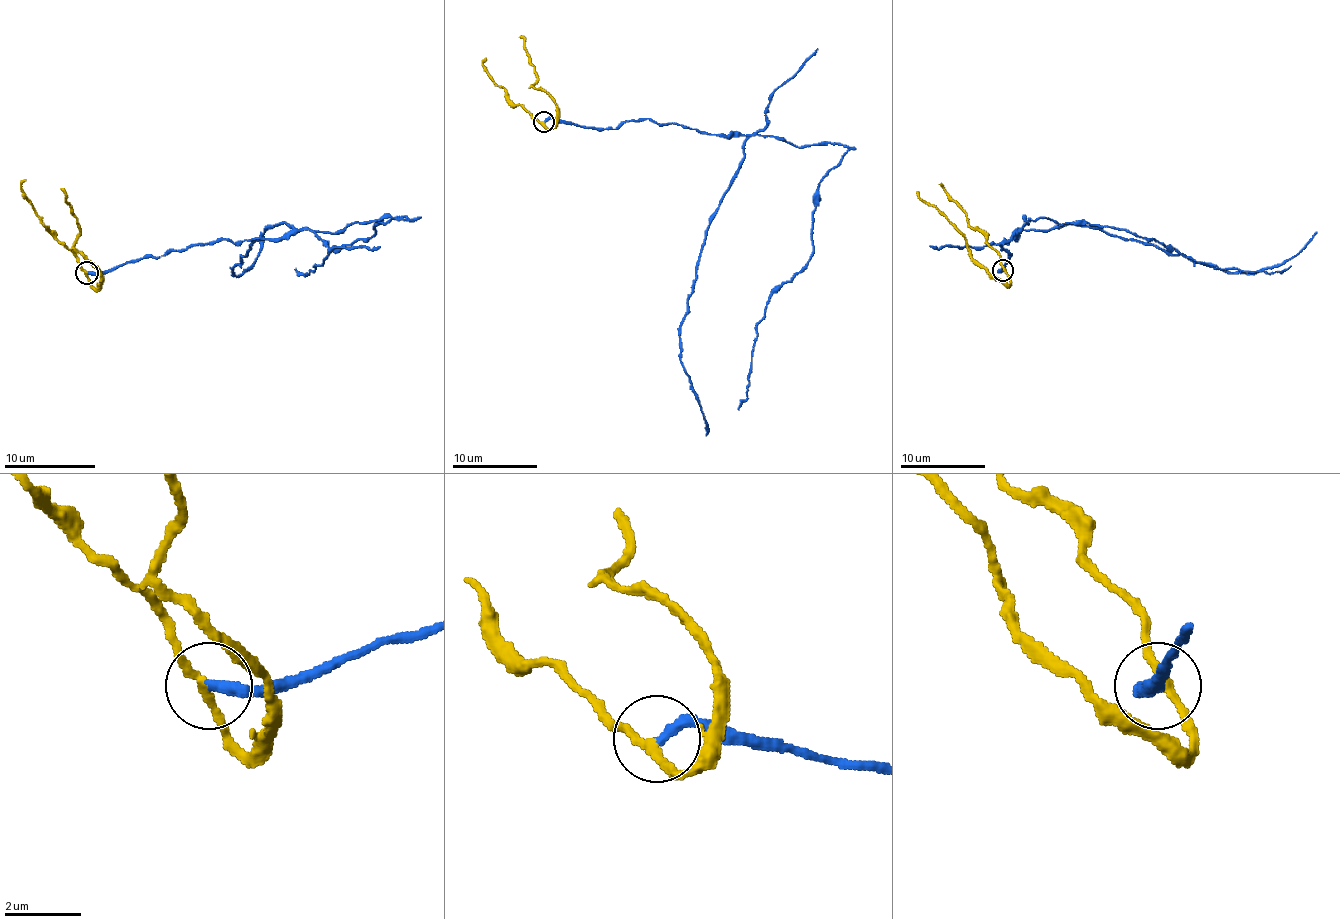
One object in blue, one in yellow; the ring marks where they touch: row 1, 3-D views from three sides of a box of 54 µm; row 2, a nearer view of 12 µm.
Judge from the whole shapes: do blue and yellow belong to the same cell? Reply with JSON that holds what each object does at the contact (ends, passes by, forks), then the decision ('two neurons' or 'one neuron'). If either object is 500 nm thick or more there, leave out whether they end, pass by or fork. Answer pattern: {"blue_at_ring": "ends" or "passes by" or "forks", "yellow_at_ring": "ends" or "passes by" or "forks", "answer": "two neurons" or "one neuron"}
{"blue_at_ring": "ends", "yellow_at_ring": "passes by", "answer": "two neurons"}

